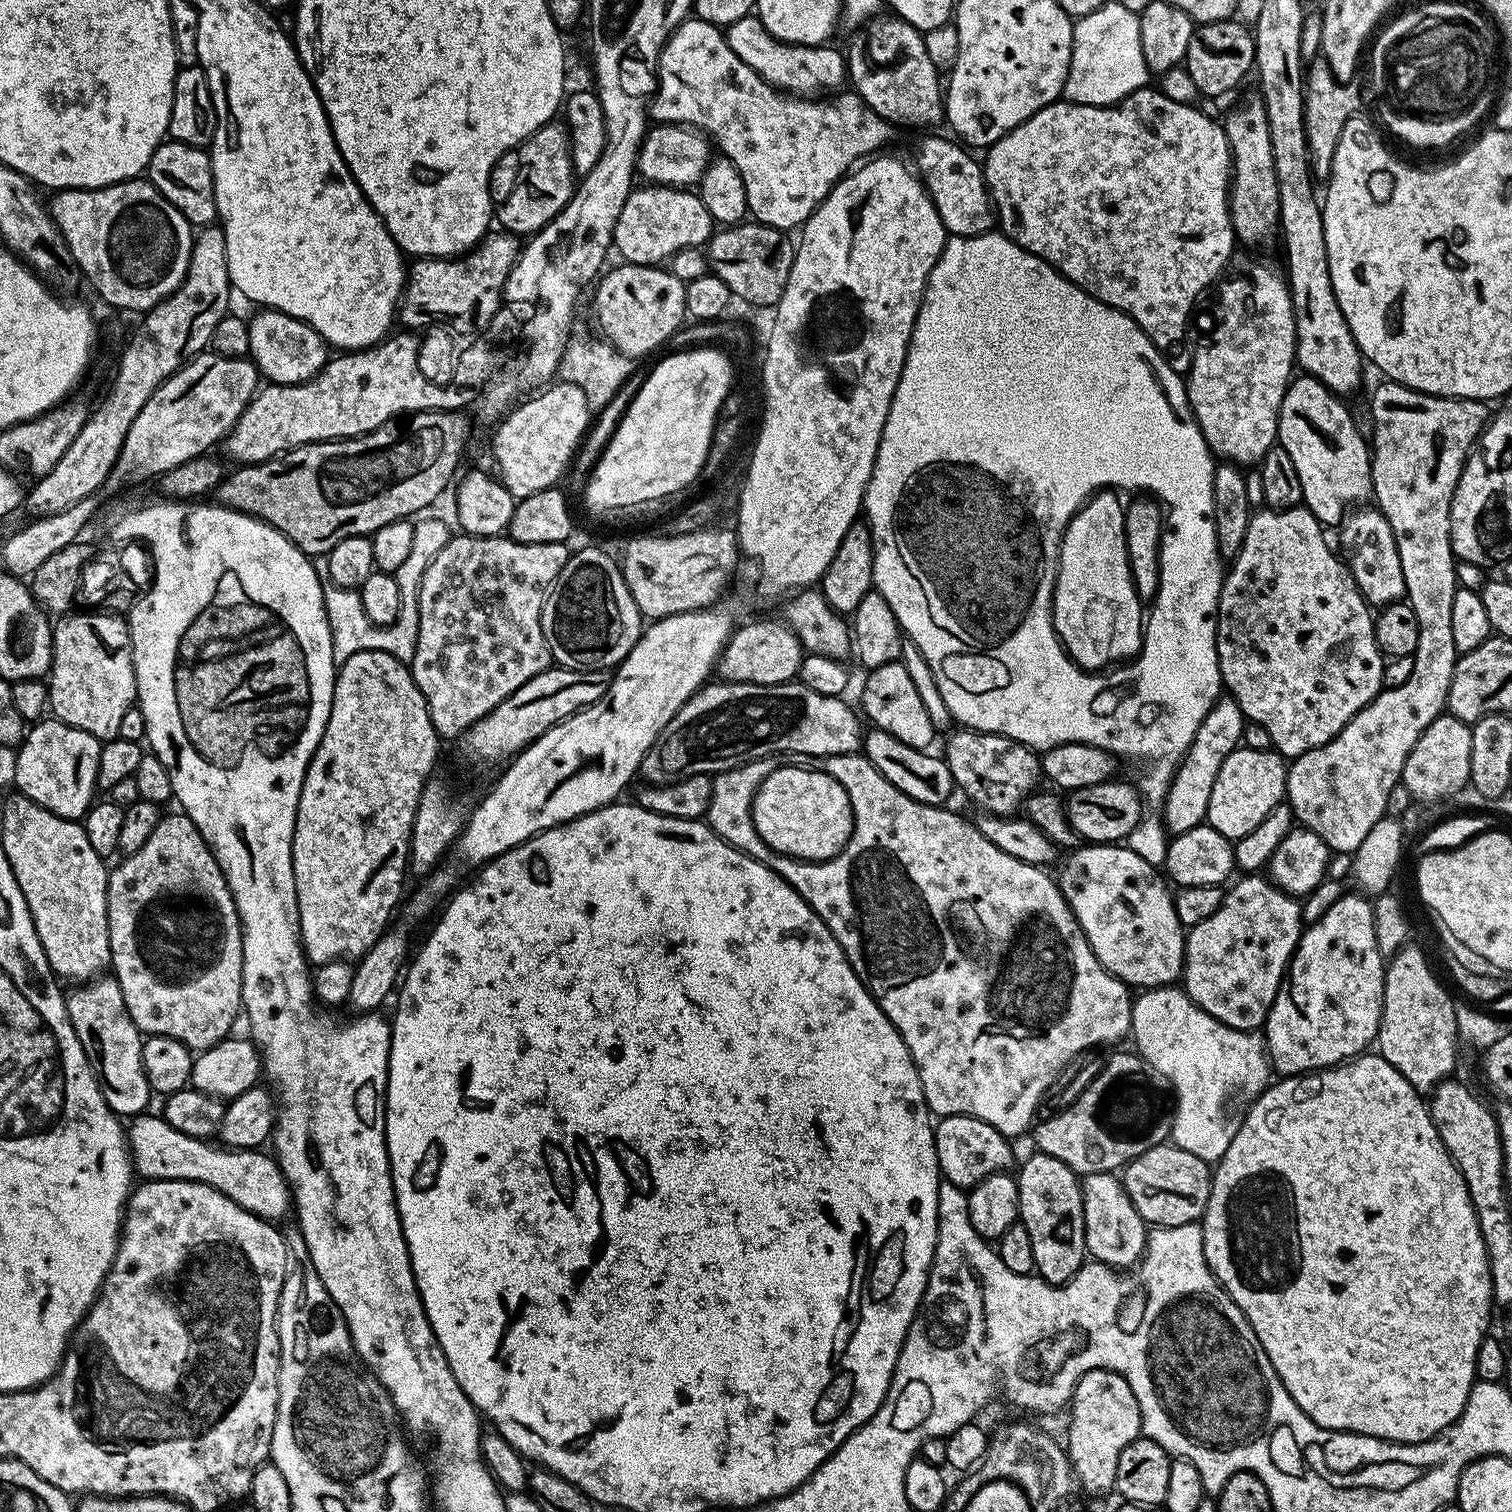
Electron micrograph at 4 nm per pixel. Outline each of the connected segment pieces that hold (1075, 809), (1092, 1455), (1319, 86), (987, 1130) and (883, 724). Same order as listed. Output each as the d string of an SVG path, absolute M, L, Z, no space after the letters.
M1113 778L1094 786L1082 786L1078 790L1067 793L1062 811L1069 828L1080 835L1081 841L1114 844L1127 841L1128 835L1140 825L1146 812L1146 804L1139 787L1133 783L1123 784L1119 778Z
M1095 1368L1076 1383L1070 1415L1066 1449L1076 1483L1093 1498L1103 1497L1115 1489L1118 1454L1141 1435L1138 1398L1134 1398L1134 1390L1130 1390L1126 1378L1105 1368Z
M1323 54L1307 61L1304 73L1304 129L1308 139L1308 149L1312 159L1312 175L1317 181L1327 182L1332 177L1334 150L1338 150L1338 138L1346 130L1346 122L1357 115L1360 96L1356 93L1355 83L1334 78L1330 62Z
M946 1116L935 1125L936 1157L940 1163L940 1175L945 1181L959 1188L971 1190L987 1176L996 1172L1008 1172L1012 1164L1012 1148L1009 1137L1003 1136L994 1126L973 1116Z
M901 661L887 663L886 666L871 669L867 676L860 702L865 712L863 715L870 718L870 724L886 730L911 748L929 749L933 738L936 738L936 731L923 709L922 698L919 697L904 664Z

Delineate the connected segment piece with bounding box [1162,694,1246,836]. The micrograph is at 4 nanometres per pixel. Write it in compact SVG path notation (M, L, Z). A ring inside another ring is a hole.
M1231 694L1221 695L1206 714L1206 718L1202 718L1192 744L1180 759L1164 796L1162 823L1172 836L1181 836L1186 830L1194 830L1199 824L1205 823L1210 793L1214 790L1214 778L1218 778L1222 762L1226 762L1230 753L1243 741L1245 723L1245 714Z

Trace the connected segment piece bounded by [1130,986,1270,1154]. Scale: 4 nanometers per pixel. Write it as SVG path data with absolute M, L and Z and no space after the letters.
M1165 986L1141 991L1133 999L1130 1040L1136 1043L1135 1051L1140 1059L1151 1065L1155 1071L1157 1068L1169 1080L1167 1083L1174 1093L1171 1143L1177 1144L1182 1150L1197 1154L1223 1154L1230 1146L1238 1127L1237 1117L1235 1120L1227 1108L1232 1096L1251 1102L1269 1087L1270 1060L1266 1055L1266 1041L1263 1035L1259 1031L1234 1030L1193 1004L1183 987Z

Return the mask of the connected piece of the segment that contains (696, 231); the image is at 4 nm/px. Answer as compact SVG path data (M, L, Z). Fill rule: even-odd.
M671 186L644 187L648 188L637 187L628 195L614 226L612 243L627 263L660 266L678 250L707 245L714 235L714 221L695 191Z

